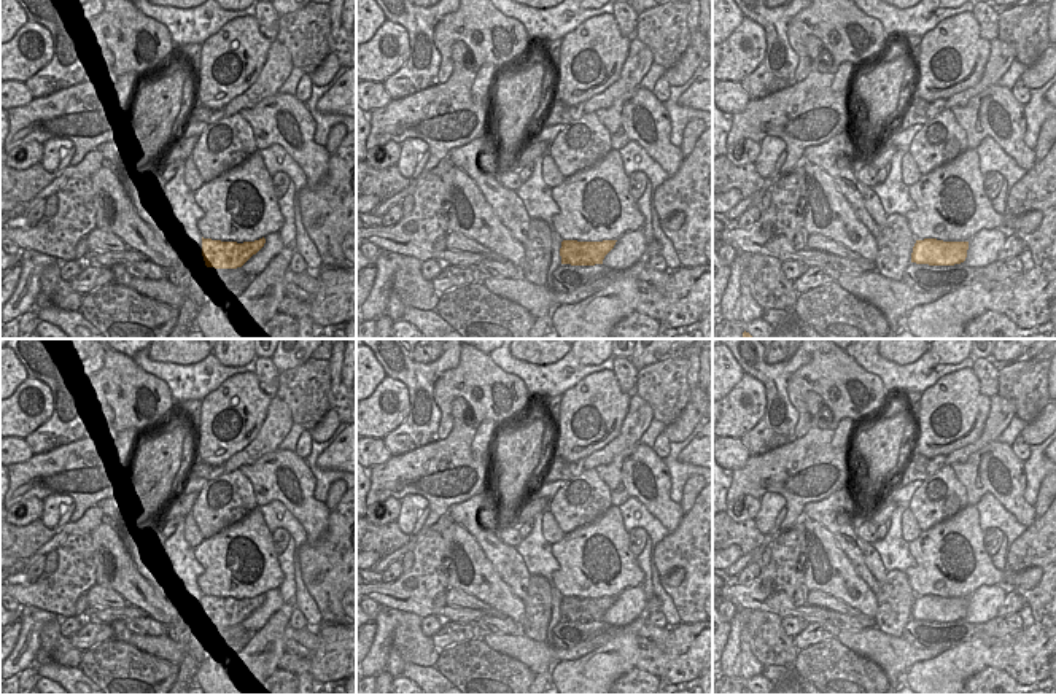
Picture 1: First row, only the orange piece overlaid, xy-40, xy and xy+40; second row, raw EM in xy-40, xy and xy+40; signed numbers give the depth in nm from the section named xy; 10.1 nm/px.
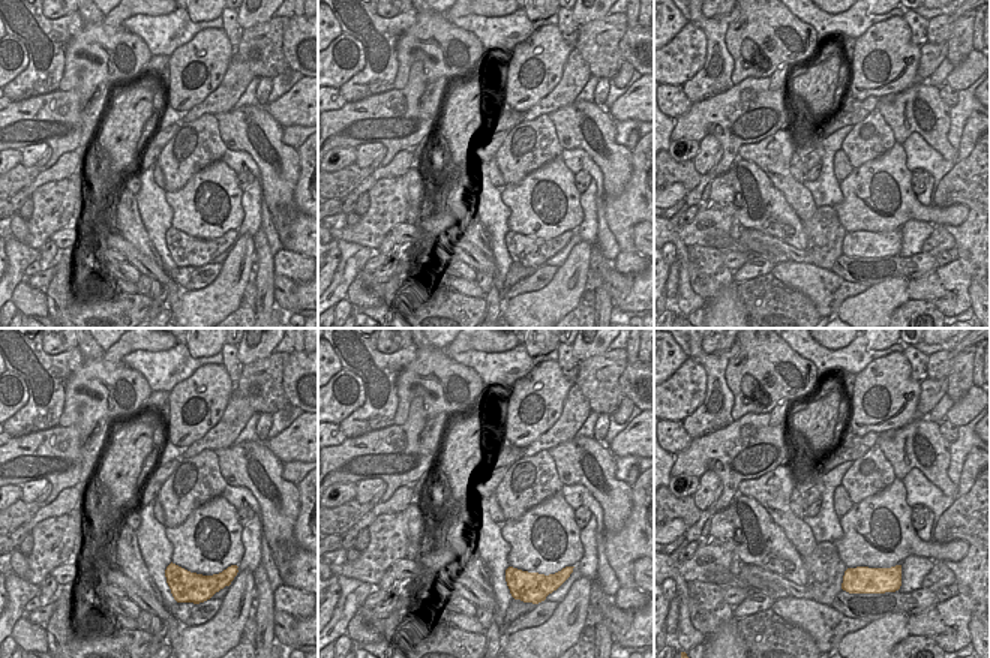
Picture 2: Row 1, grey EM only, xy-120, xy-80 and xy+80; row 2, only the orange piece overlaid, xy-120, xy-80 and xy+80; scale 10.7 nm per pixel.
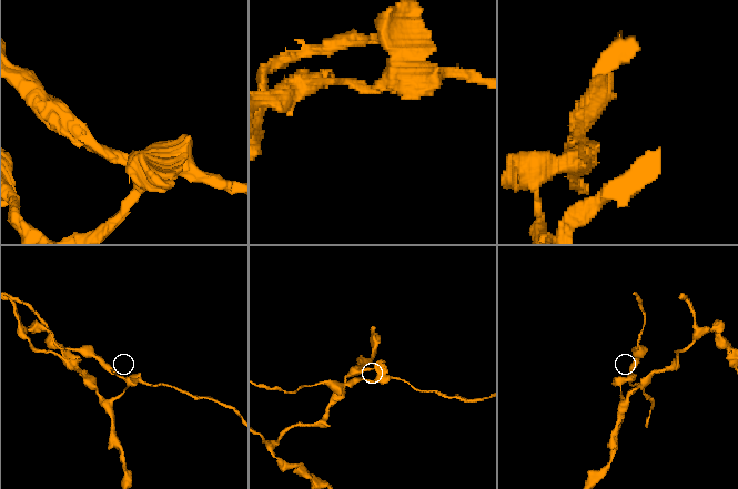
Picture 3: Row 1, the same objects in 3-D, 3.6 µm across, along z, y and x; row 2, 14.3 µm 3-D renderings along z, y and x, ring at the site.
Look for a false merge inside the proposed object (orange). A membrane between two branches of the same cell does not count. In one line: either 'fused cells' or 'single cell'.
fused cells

